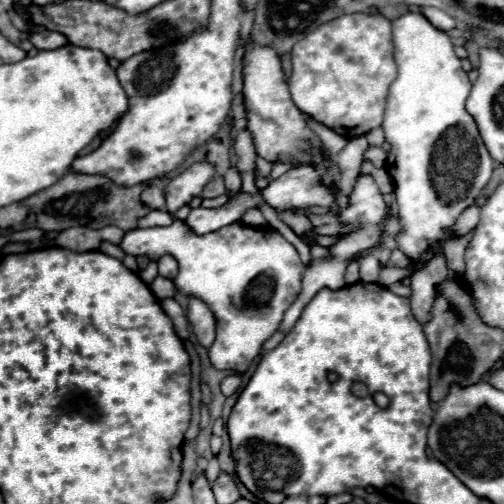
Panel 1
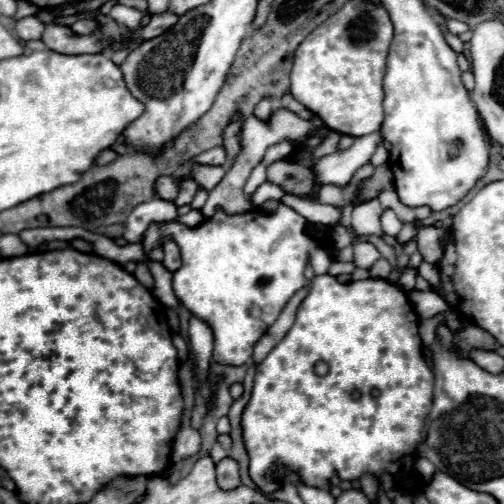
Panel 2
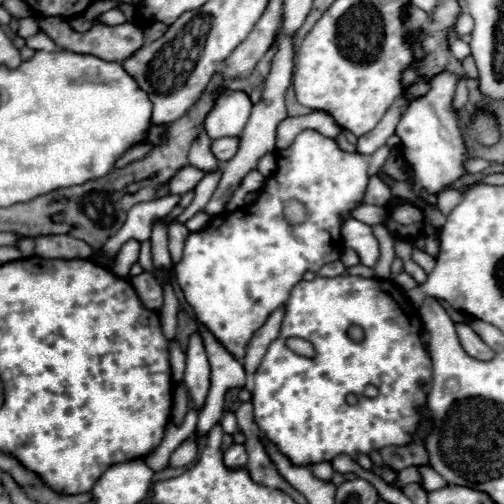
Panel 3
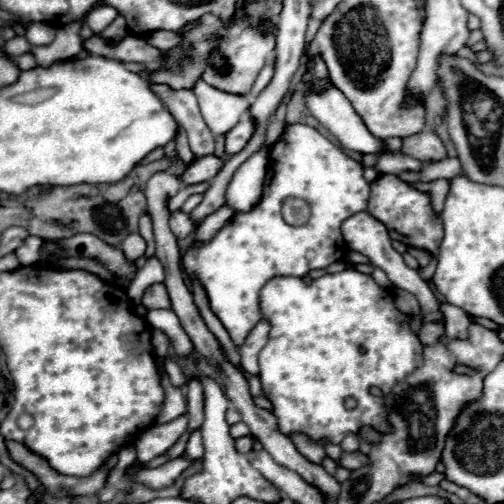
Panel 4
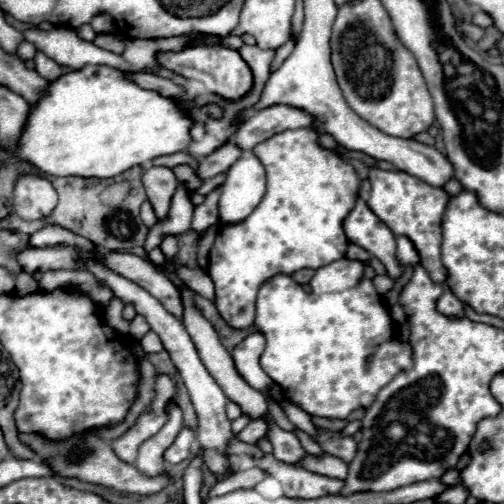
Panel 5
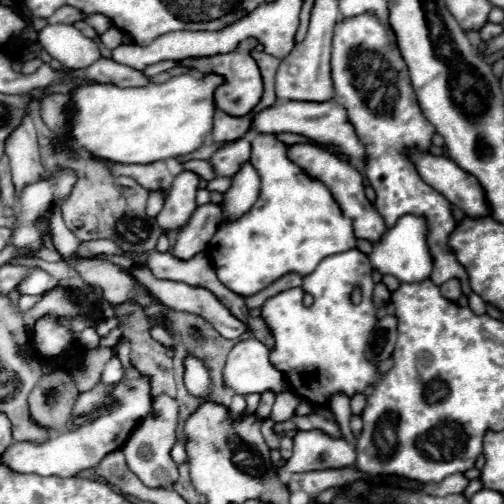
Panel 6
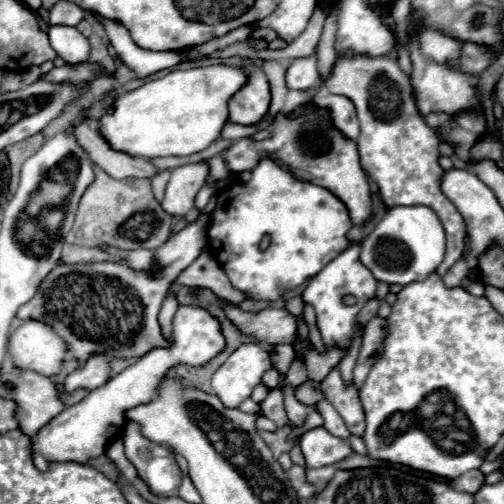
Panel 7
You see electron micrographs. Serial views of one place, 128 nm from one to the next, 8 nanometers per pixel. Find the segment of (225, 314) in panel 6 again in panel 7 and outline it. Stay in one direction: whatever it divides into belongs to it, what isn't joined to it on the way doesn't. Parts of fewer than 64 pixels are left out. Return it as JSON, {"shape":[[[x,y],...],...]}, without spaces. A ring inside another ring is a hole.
{"shape":[[[220,300],[220,306],[228,312],[228,318],[246,334],[254,334],[264,344],[290,344],[296,346],[300,342],[298,334],[298,318],[286,310],[266,308],[258,314],[248,314],[226,300]]]}

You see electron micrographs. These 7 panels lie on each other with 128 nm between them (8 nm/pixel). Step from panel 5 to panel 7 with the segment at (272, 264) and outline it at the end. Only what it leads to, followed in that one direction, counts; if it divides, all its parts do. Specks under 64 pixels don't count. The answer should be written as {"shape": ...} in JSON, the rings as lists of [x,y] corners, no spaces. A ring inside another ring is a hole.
{"shape":[[[264,158],[252,170],[252,178],[246,184],[228,184],[218,192],[216,210],[210,216],[208,240],[212,256],[218,260],[220,268],[226,272],[236,290],[244,292],[250,300],[276,302],[316,276],[330,260],[334,260],[348,248],[350,242],[346,238],[346,232],[350,230],[350,226],[352,222],[348,216],[348,208],[338,196],[332,196],[332,192],[316,184],[296,180],[276,162]],[[262,236],[270,236],[270,246],[264,252],[260,250]]]}

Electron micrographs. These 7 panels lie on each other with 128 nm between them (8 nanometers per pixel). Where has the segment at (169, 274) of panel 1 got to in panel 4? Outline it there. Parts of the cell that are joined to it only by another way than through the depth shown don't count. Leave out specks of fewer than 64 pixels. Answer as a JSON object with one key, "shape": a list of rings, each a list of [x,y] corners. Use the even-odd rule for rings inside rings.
{"shape":[[[176,210],[176,212],[170,214],[170,228],[172,228],[172,232],[174,232],[176,238],[186,238],[188,234],[194,232],[192,220],[190,220],[188,214],[182,212],[182,210]]]}

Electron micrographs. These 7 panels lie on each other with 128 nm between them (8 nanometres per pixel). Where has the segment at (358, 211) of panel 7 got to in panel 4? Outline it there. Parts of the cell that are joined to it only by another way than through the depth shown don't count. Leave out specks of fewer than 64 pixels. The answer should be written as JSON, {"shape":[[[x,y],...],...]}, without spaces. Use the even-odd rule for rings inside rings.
{"shape":[[[212,154],[212,156],[202,156],[200,160],[194,160],[186,172],[182,174],[182,182],[184,184],[198,184],[198,182],[206,182],[206,180],[212,180],[218,170],[222,168],[224,164],[224,158]],[[358,212],[358,214],[350,216],[350,218],[342,224],[342,236],[344,236],[346,244],[350,246],[350,250],[368,256],[370,262],[372,262],[372,266],[382,268],[382,270],[388,274],[390,282],[392,282],[396,288],[402,288],[402,290],[406,290],[406,292],[412,292],[412,294],[418,298],[418,302],[420,302],[420,306],[422,306],[422,310],[424,310],[424,318],[426,318],[426,320],[440,320],[440,318],[442,318],[442,314],[440,314],[440,310],[438,310],[438,300],[436,300],[434,292],[430,290],[430,286],[420,278],[418,270],[412,270],[412,268],[408,268],[408,266],[404,264],[402,254],[396,252],[394,246],[392,246],[392,240],[390,240],[390,236],[388,236],[388,230],[386,230],[384,224],[380,224],[372,214],[368,214],[368,212]]]}

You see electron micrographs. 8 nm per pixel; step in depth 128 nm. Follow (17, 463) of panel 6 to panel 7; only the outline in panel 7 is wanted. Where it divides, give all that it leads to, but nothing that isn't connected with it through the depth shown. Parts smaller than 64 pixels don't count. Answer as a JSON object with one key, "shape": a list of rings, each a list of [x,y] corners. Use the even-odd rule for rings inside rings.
{"shape":[[[178,306],[174,320],[172,320],[172,342],[164,348],[152,348],[148,354],[138,358],[132,366],[120,372],[116,378],[106,382],[104,386],[92,390],[84,400],[76,406],[64,408],[60,416],[50,420],[34,438],[34,464],[38,470],[46,470],[48,462],[90,462],[92,458],[100,456],[108,442],[118,436],[118,432],[126,426],[124,412],[134,408],[142,402],[152,400],[154,390],[160,378],[178,364],[188,366],[204,366],[212,358],[216,358],[226,348],[226,338],[222,334],[220,322],[202,306]]]}

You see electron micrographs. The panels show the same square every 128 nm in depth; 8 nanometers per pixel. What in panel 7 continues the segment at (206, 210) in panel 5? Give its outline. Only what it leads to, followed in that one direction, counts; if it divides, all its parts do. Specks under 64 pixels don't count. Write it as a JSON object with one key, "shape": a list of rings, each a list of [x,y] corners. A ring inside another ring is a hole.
{"shape":[[[202,214],[196,222],[172,234],[160,248],[154,250],[154,270],[158,268],[158,274],[154,274],[154,270],[134,270],[126,260],[56,266],[48,274],[48,300],[44,298],[44,292],[38,292],[18,310],[18,318],[44,320],[44,324],[48,324],[68,344],[68,354],[80,368],[94,354],[106,354],[110,358],[144,356],[154,346],[164,344],[158,324],[162,300],[178,274],[200,256],[200,248],[206,244],[204,228],[208,222],[210,218]]]}

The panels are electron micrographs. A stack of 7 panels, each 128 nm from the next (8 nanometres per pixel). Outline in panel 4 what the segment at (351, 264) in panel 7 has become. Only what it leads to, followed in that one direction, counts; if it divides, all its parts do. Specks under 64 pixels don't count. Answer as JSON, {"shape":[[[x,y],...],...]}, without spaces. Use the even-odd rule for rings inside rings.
{"shape":[[[346,268],[342,272],[336,272],[336,274],[324,274],[320,276],[318,280],[312,280],[310,284],[302,282],[302,278],[296,278],[296,276],[276,276],[272,280],[268,280],[264,284],[264,288],[260,290],[260,312],[262,312],[262,318],[266,322],[270,322],[270,334],[268,334],[268,344],[262,348],[260,356],[258,356],[258,364],[260,364],[260,380],[262,380],[262,388],[264,388],[264,394],[266,398],[272,400],[274,404],[274,414],[278,418],[278,424],[280,424],[280,430],[284,434],[290,434],[290,432],[304,432],[308,434],[310,438],[314,438],[316,442],[324,444],[326,440],[328,442],[334,442],[334,444],[340,444],[342,438],[348,434],[348,432],[358,432],[362,426],[372,426],[376,428],[378,432],[388,432],[390,426],[388,426],[388,420],[386,420],[386,412],[384,412],[384,402],[382,398],[374,396],[370,392],[370,388],[380,388],[384,394],[390,392],[390,388],[394,384],[398,384],[400,380],[404,380],[410,372],[414,372],[418,366],[422,366],[422,344],[418,340],[418,336],[410,330],[410,316],[402,314],[396,304],[394,304],[394,298],[390,292],[382,290],[374,280],[372,276],[368,274],[362,274],[358,272],[356,268]]]}

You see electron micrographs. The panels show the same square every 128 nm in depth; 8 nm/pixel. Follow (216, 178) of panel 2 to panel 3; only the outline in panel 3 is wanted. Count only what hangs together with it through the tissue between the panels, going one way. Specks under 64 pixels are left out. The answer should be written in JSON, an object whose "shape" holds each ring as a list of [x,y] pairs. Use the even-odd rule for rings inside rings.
{"shape":[[[206,130],[200,132],[200,136],[192,142],[192,148],[190,148],[190,164],[204,170],[204,172],[212,172],[216,168],[216,156],[212,154],[212,148],[210,148],[212,140],[208,138]]]}

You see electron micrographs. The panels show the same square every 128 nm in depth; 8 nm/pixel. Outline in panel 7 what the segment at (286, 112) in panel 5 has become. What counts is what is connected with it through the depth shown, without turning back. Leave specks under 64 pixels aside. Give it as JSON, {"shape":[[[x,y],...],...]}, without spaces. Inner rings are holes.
{"shape":[[[320,88],[314,98],[312,98],[312,104],[316,106],[322,106],[322,108],[328,108],[332,112],[332,120],[334,120],[334,126],[348,138],[356,140],[358,134],[360,134],[360,128],[358,128],[358,118],[356,118],[356,108],[352,104],[352,100],[348,100],[346,96],[340,96],[340,94],[330,94],[326,92],[324,88]]]}

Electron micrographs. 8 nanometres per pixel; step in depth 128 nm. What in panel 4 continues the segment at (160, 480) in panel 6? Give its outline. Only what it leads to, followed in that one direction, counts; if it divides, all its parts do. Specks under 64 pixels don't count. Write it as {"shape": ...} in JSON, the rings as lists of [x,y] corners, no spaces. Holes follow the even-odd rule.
{"shape":[[[178,416],[172,422],[152,424],[144,432],[140,432],[140,436],[134,440],[138,452],[138,464],[148,464],[148,460],[160,456],[170,446],[174,446],[174,442],[184,434],[186,426],[188,426],[188,418]]]}

